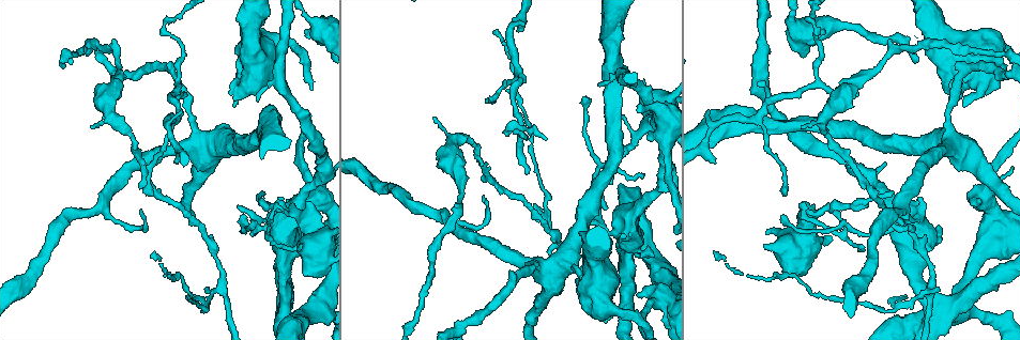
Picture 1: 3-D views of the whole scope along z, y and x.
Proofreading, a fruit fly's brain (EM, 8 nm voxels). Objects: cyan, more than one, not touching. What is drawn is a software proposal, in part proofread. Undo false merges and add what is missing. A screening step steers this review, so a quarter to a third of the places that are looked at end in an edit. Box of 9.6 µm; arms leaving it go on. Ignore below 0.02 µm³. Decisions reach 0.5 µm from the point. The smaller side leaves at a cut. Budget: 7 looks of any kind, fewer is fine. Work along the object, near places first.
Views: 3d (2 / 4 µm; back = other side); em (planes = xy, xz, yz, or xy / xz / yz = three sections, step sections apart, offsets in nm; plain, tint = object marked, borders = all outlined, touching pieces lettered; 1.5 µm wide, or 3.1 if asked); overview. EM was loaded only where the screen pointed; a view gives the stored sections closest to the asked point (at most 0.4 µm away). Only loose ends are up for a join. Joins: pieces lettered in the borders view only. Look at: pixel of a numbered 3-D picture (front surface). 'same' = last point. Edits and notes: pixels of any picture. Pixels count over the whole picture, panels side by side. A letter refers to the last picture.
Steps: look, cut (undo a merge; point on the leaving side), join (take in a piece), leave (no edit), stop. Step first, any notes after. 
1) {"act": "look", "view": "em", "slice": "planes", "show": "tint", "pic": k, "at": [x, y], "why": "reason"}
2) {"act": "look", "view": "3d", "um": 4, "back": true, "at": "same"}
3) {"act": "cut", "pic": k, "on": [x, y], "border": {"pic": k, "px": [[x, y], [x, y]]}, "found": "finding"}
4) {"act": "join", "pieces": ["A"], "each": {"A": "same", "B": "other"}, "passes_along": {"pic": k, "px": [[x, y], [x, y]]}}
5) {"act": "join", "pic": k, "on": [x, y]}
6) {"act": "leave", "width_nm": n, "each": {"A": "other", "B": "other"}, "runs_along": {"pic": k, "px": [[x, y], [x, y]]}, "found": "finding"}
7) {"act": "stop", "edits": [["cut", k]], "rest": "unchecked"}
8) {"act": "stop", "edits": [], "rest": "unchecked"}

{"act": "look", "view": "em", "slice": "planes", "show": "borders", "pic": 1, "at": [791, 14], "why": "calibre changes"}

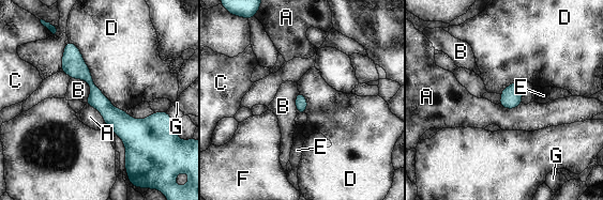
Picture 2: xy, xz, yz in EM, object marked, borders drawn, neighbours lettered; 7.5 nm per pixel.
{"act": "leave", "each": {"A": "other", "B": "other", "C": "other", "D": "other", "E": "other", "F": "other", "G": "other"}, "border": {"pic": 2, "px": [[69, 41], [93, 83], [125, 111]]}, "found": "one cell here"}

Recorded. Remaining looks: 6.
{"act": "look", "view": "em", "slice": "yz", "step": 8, "show": "borders", "pic": 1, "at": [260, 228], "why": "three arms meet"}

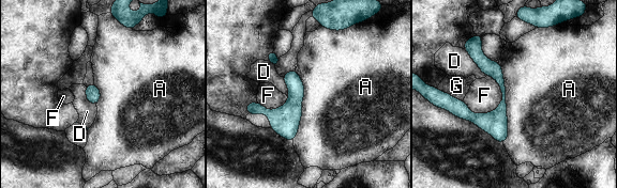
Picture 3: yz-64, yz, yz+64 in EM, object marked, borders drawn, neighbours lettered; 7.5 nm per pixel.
{"act": "leave", "each": {"A": "other", "D": "other", "F": "other", "G": "other"}, "border": {"pic": 3, "px": [[499, 62], [506, 88], [503, 142]]}, "found": "all the same cell"}

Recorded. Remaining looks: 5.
{"act": "look", "view": "em", "slice": "planes", "show": "borders", "pic": 1, "at": [930, 318], "why": "abrupt turn"}

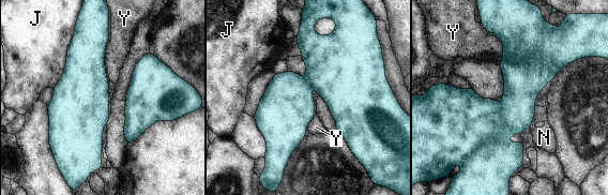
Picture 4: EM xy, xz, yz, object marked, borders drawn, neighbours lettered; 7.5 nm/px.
{"act": "leave", "each": {"J": "other", "N": "other", "Y": "other"}, "border": {"pic": 4, "px": [[76, 21], [63, 74], [52, 87]]}, "found": "continuous, no second cell"}

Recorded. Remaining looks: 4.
{"act": "stop", "edits": [], "rest": "unchecked"}

